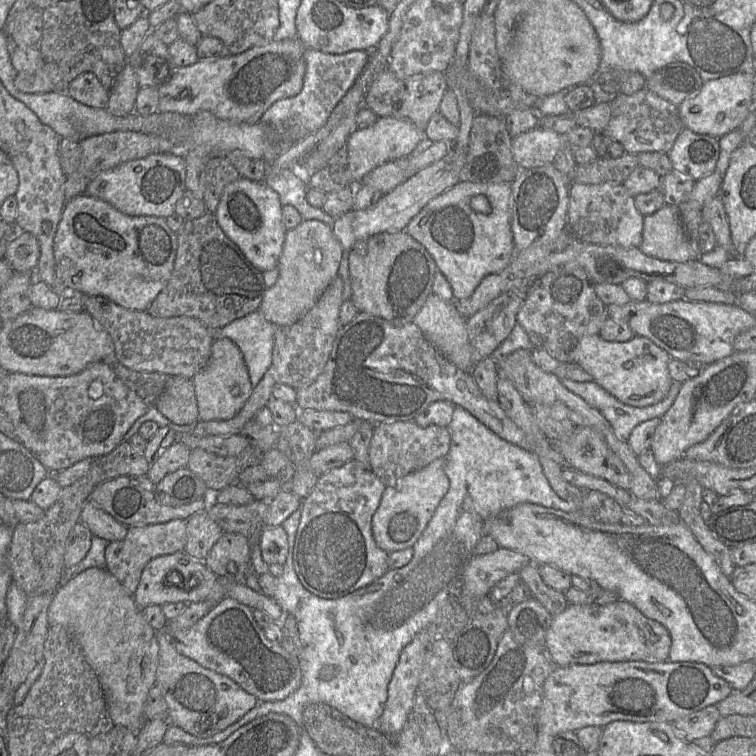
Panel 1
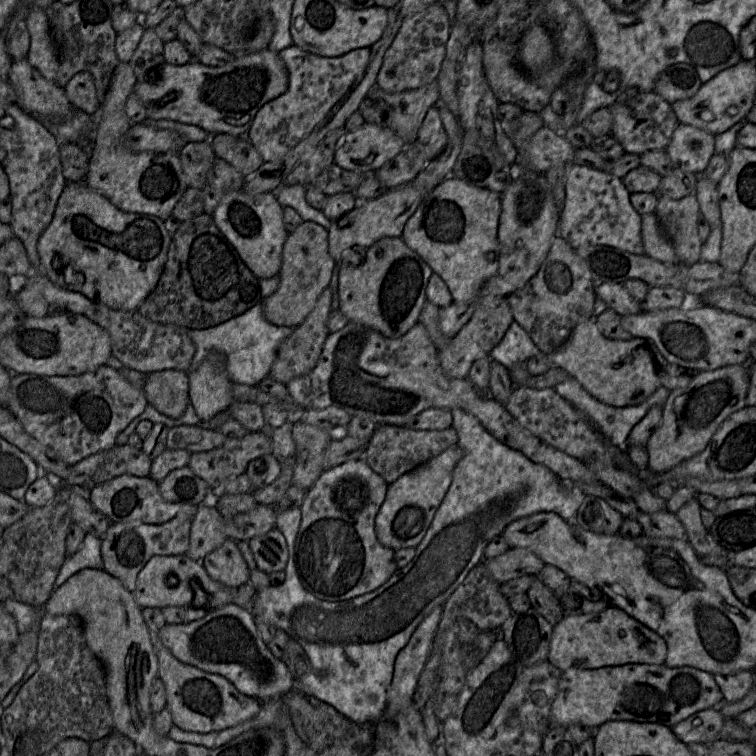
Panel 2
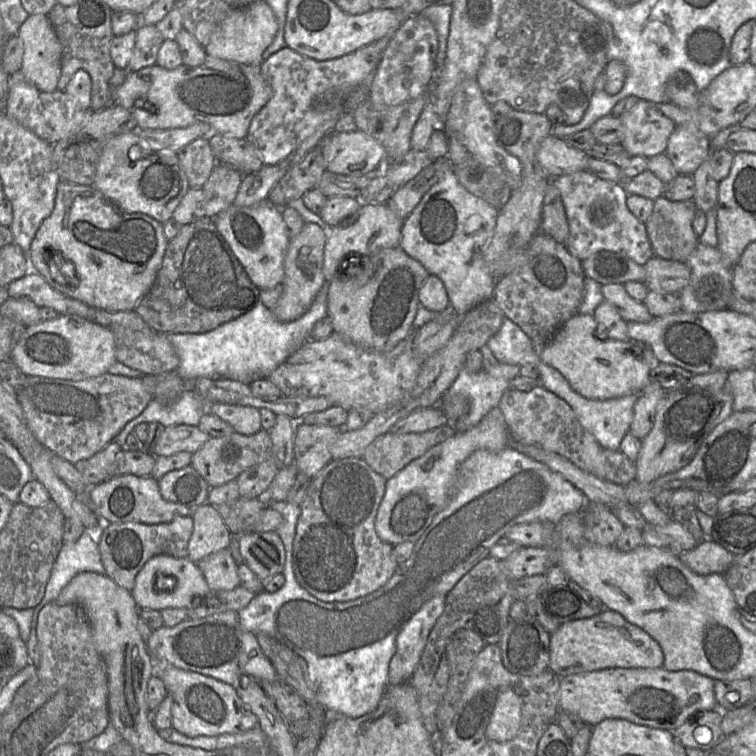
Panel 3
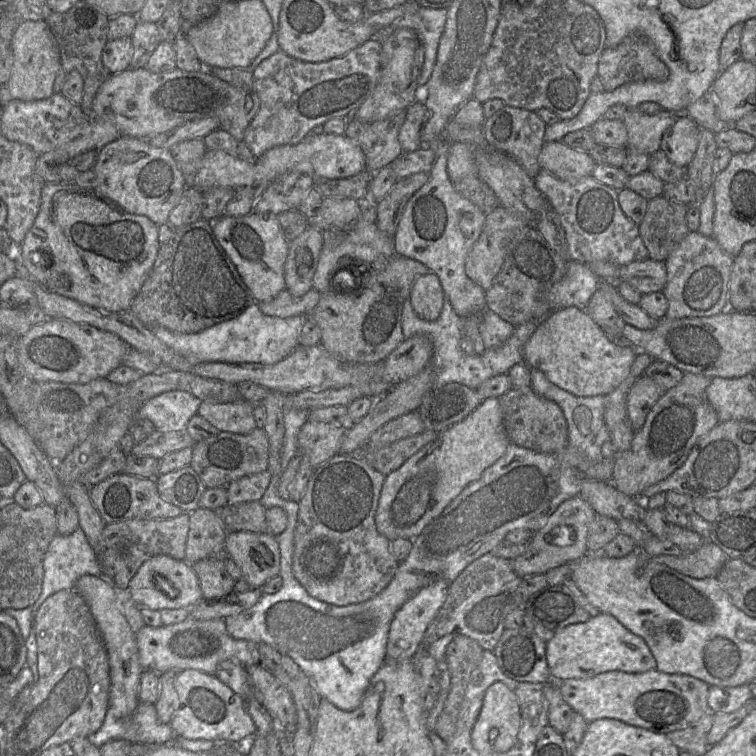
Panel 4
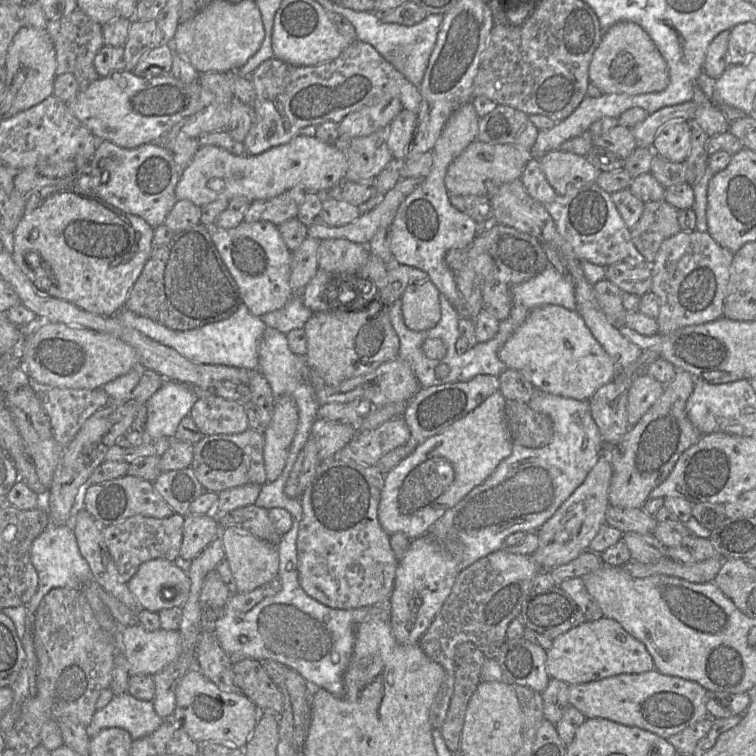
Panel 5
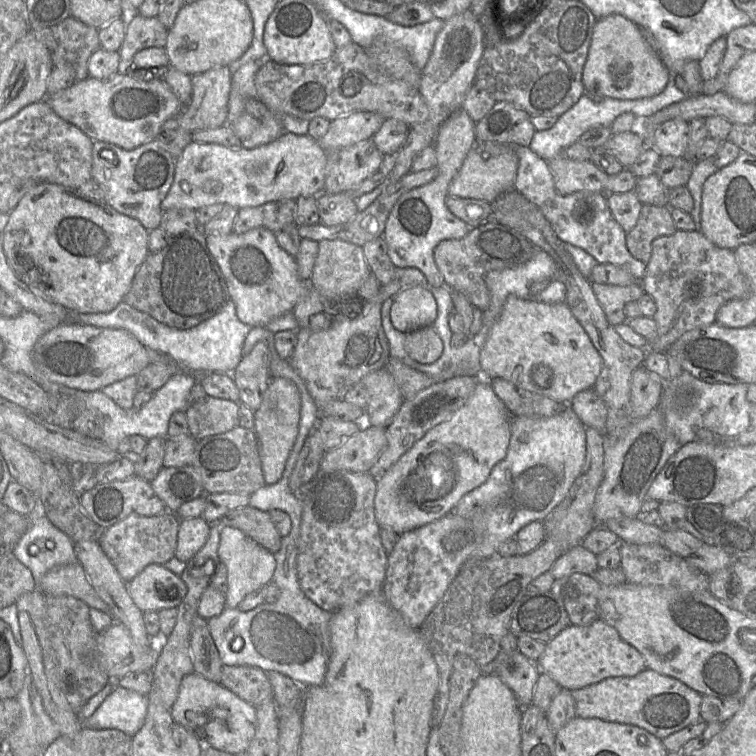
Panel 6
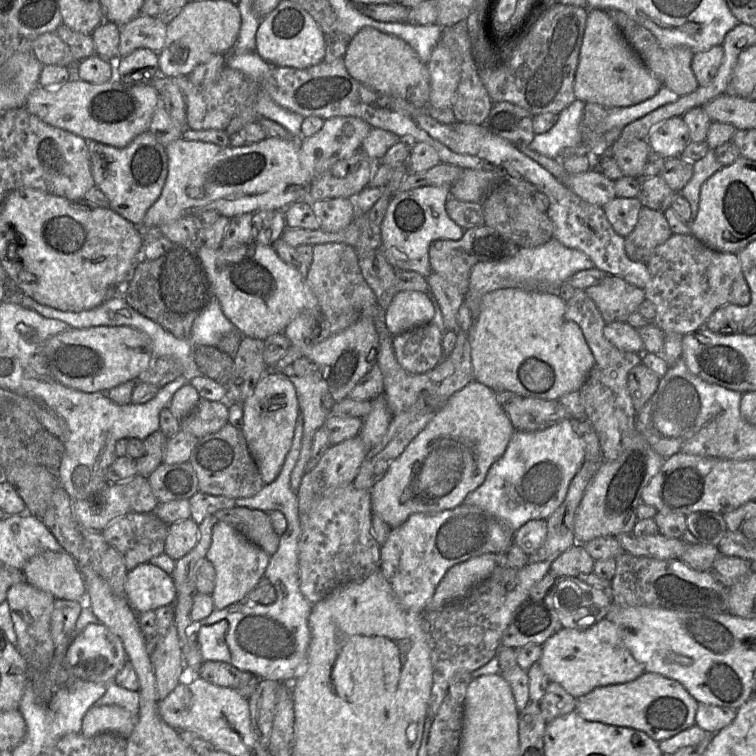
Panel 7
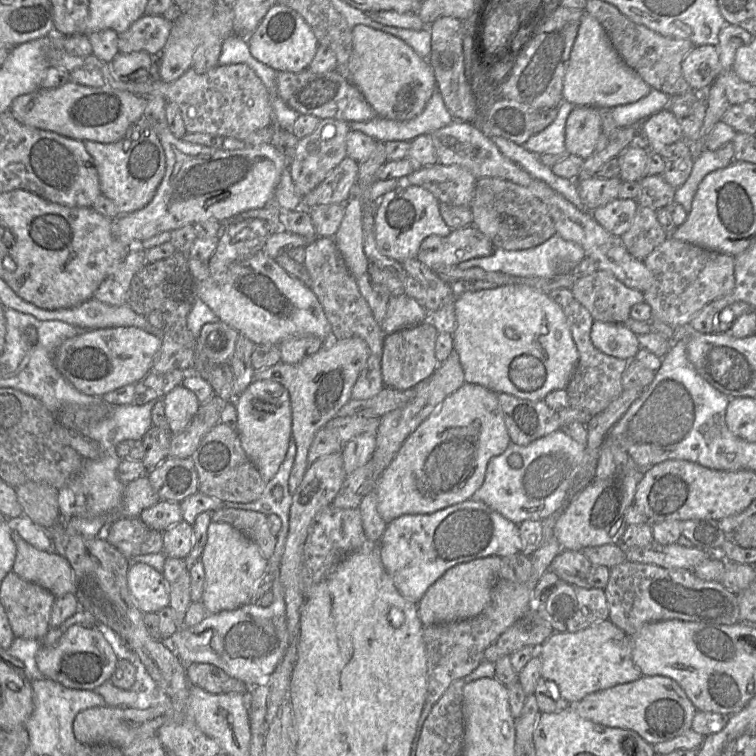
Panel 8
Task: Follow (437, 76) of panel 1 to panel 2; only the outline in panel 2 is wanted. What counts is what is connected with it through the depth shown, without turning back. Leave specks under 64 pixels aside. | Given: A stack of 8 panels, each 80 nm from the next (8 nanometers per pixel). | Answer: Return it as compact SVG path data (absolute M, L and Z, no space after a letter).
M437 80L418 89L406 90L399 93L388 93L374 86L362 100L358 111L365 123L386 127L394 131L406 145L417 142L419 128L428 110L440 104L439 86Z

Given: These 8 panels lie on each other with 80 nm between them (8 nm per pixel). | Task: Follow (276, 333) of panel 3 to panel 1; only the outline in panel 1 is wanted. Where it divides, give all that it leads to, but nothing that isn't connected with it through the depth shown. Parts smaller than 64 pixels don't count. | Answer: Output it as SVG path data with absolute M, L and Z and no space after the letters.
M256 310L213 331L216 338L233 341L243 355L252 387L258 385L272 363L277 326L269 323Z

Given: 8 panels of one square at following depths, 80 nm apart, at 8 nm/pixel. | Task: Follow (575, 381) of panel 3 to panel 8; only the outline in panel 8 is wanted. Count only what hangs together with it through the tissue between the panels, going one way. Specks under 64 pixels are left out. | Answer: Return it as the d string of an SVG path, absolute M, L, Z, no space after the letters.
M512 284L464 291L455 297L453 305L457 324L452 334L453 349L459 355L465 382L531 401L566 388L579 353L564 309L548 293Z

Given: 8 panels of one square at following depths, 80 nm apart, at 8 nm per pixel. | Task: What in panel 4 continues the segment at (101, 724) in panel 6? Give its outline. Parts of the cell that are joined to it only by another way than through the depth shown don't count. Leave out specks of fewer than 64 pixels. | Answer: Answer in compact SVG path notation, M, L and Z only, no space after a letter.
M140 702L126 719L116 718L108 710L101 728L88 736L88 739L100 748L109 741L119 739L145 745L173 743L174 735L170 724L159 720L153 704Z

